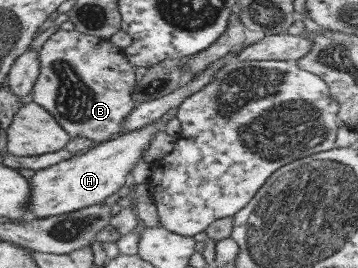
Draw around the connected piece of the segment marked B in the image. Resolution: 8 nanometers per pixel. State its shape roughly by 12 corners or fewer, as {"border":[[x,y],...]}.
{"border":[[59,29],[29,98],[101,144],[136,108],[135,70],[105,38]]}

